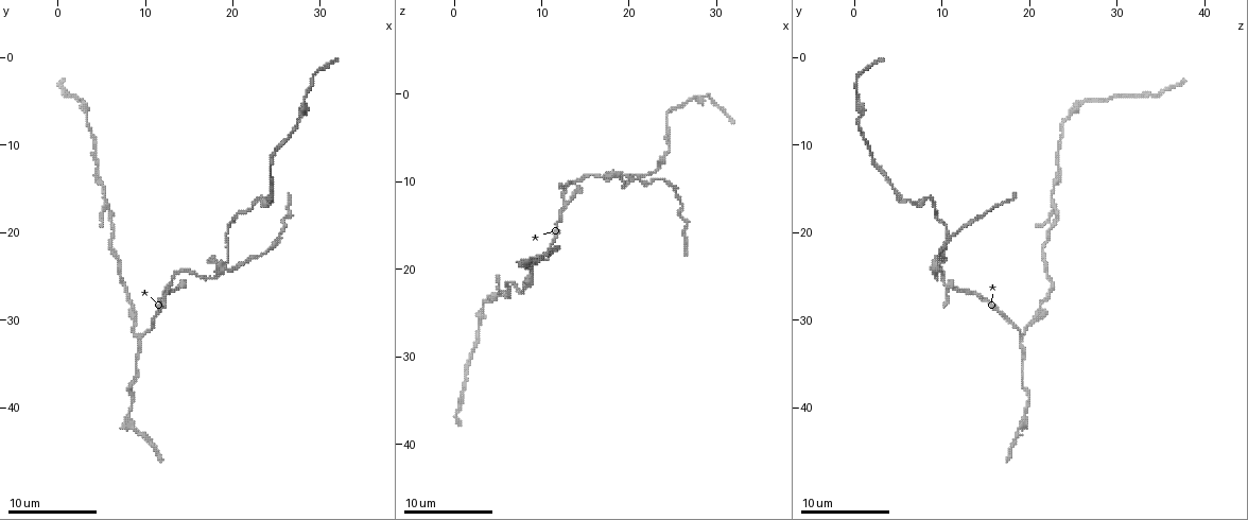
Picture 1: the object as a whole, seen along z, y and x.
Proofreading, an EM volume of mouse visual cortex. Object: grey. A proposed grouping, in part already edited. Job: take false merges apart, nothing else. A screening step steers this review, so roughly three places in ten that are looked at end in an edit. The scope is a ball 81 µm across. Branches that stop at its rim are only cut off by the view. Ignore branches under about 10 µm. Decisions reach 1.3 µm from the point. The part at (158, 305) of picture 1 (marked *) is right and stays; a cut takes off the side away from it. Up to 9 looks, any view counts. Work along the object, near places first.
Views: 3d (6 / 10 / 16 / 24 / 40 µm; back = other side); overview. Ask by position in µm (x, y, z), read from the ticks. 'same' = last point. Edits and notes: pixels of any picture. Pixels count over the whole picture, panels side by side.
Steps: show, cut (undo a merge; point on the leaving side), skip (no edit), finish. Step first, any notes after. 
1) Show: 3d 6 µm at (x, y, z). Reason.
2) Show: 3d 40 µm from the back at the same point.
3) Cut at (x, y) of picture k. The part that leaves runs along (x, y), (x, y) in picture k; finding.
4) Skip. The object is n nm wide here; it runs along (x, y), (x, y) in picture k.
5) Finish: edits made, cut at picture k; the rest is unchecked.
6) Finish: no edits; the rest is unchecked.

Show: 3d 10 µm at (19.0, 24.2, 9.4). Four-way junction.

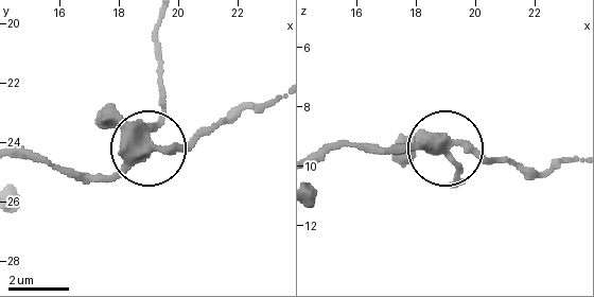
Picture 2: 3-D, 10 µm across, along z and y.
Skip. 4 arms meet here; it runs along (17, 155), (108, 178), (146, 151), (212, 133) in picture 2; all the same neuron.

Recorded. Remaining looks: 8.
Show: 3d 6 µm at (23.2, 16.0, 8.8). Calibre changes.

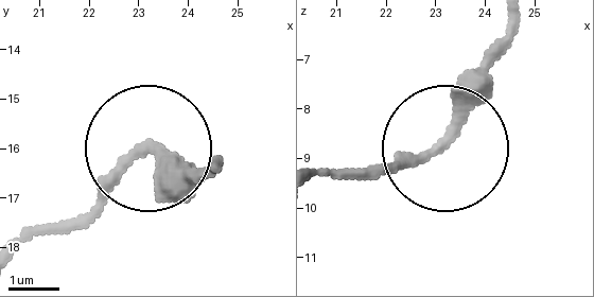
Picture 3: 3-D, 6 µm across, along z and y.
Show: 3d 6 µm from the back at (23.10, 16.10, 8.75). From behind.

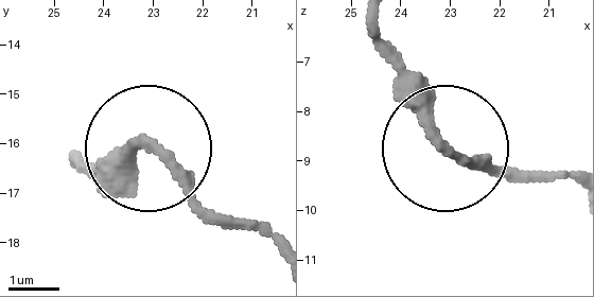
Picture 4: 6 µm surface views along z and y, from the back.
Skip. All the same neuron.

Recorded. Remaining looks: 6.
Show: 3d 10 µm at (9.4, 32.2, 19.2). Three arms meet.

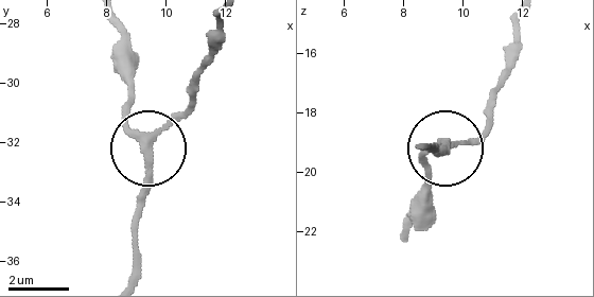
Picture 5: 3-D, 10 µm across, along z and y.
Show: 3d 10 µm from the back at the same point. Other side.

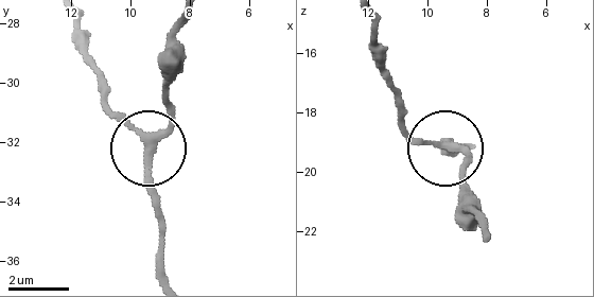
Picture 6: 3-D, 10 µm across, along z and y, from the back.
Skip. 3 arms meet here; it runs along (85, 32), (103, 100), (143, 145), (161, 242) in picture 6; one neuron here.

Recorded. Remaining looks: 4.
Show: 3d 6 µm at (2.8, 5.0, 26.2). Calibre changes.

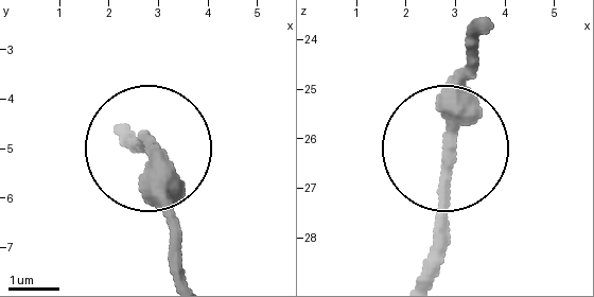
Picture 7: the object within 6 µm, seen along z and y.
Show: 3d 6 µm from the back at (2.90, 5.10, 26.10).

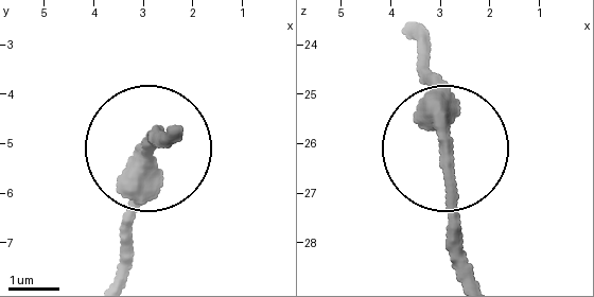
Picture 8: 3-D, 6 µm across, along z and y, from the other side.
Skip. It runs along (407, 35), (424, 51), (424, 110), (449, 161), (457, 276) in picture 8; all the same neuron.

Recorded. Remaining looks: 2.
Finish: no edits; the rest is unchecked.

